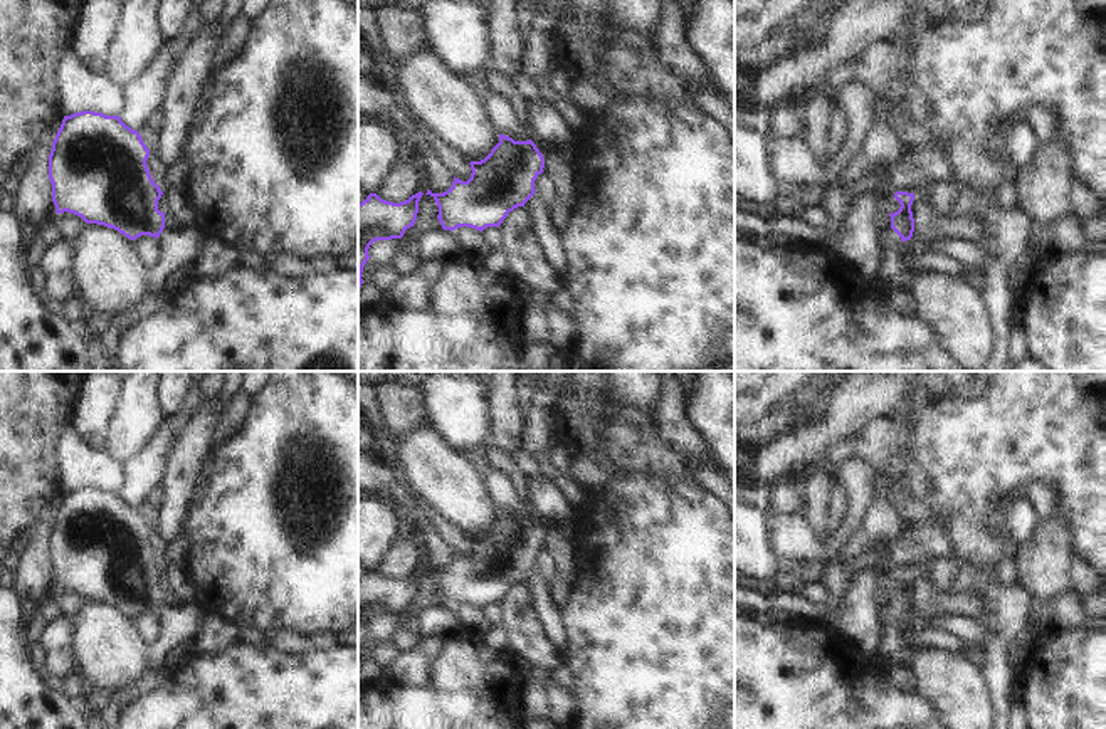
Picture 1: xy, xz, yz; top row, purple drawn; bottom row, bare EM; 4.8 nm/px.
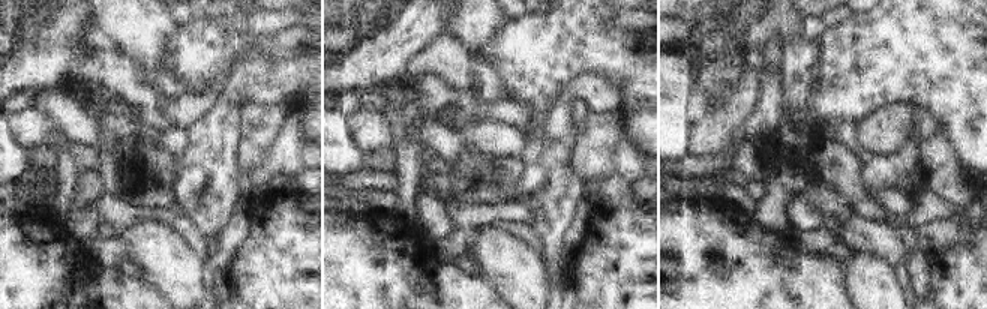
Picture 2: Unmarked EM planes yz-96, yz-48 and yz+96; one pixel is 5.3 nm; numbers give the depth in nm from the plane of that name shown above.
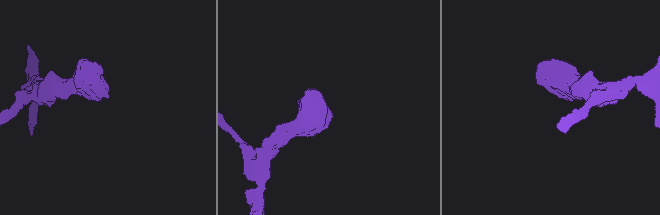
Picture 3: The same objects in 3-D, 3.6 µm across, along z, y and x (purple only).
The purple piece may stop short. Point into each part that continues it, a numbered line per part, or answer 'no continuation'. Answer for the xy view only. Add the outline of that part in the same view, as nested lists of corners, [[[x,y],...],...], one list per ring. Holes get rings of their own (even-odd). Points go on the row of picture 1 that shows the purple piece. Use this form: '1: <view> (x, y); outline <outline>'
1: xy (180, 246); outline [[[188,223],[178,228],[165,227],[160,237],[158,257],[148,264],[141,292],[151,294],[163,289],[163,279],[175,269],[193,264],[200,252],[203,223]]]

